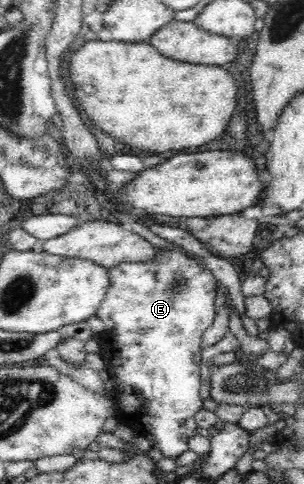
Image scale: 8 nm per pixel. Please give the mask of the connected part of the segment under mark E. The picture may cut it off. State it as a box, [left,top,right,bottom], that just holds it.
[96,244,217,460]

